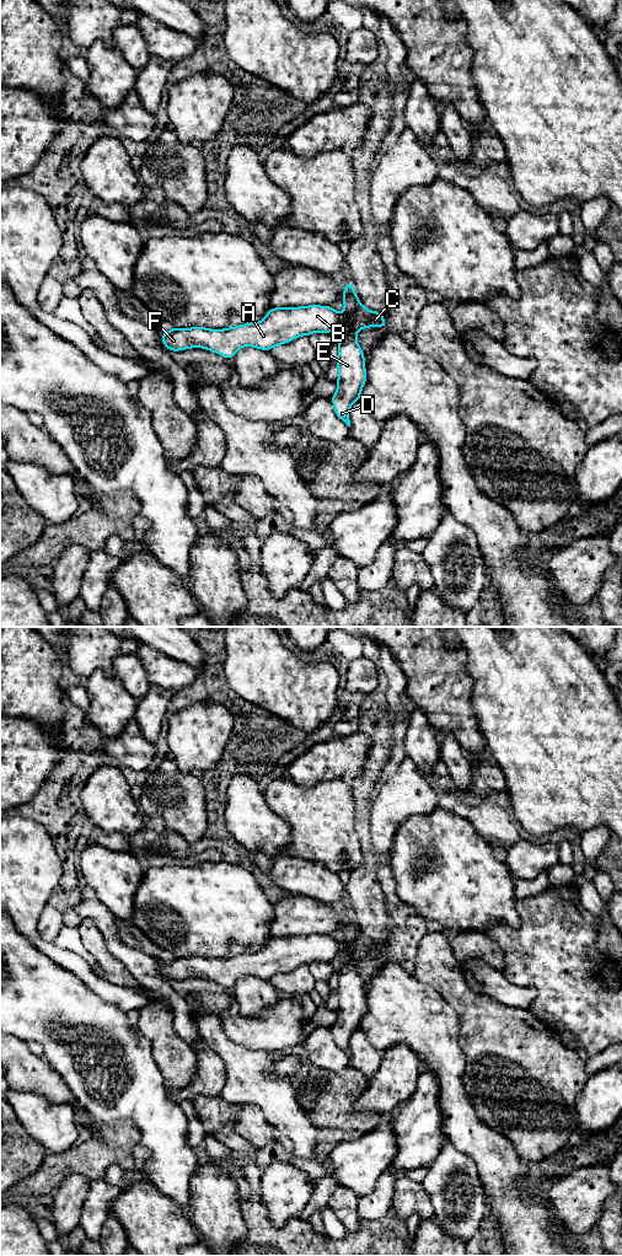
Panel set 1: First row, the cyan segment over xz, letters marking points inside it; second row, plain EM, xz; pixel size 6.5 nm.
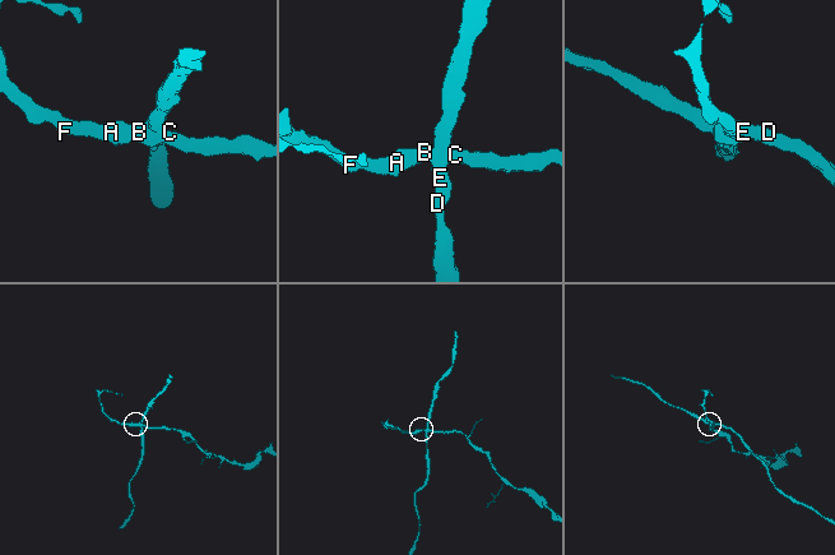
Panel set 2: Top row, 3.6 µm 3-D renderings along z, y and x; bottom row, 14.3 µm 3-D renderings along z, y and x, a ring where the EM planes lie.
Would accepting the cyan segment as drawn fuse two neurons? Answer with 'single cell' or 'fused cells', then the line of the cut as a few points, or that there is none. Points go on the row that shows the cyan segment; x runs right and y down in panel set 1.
fused cells; cut xz (362, 306), (352, 316), (343, 316), (341, 314)

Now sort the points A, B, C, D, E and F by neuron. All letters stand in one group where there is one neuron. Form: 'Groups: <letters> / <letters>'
Groups: A B C F / D E

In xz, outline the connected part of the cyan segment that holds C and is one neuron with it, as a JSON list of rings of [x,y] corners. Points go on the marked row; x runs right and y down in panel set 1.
[[[331,306],[272,307],[266,317],[256,323],[224,329],[173,327],[170,332],[162,332],[162,343],[171,351],[204,348],[234,359],[242,347],[270,350],[300,336],[331,333],[348,324],[356,332],[369,327],[381,326],[382,329],[387,327],[382,312],[374,312],[364,306],[353,317],[344,317]]]

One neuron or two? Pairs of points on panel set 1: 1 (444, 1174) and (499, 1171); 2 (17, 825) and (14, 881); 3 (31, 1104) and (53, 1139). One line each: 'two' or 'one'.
1: two
2: one
3: one

